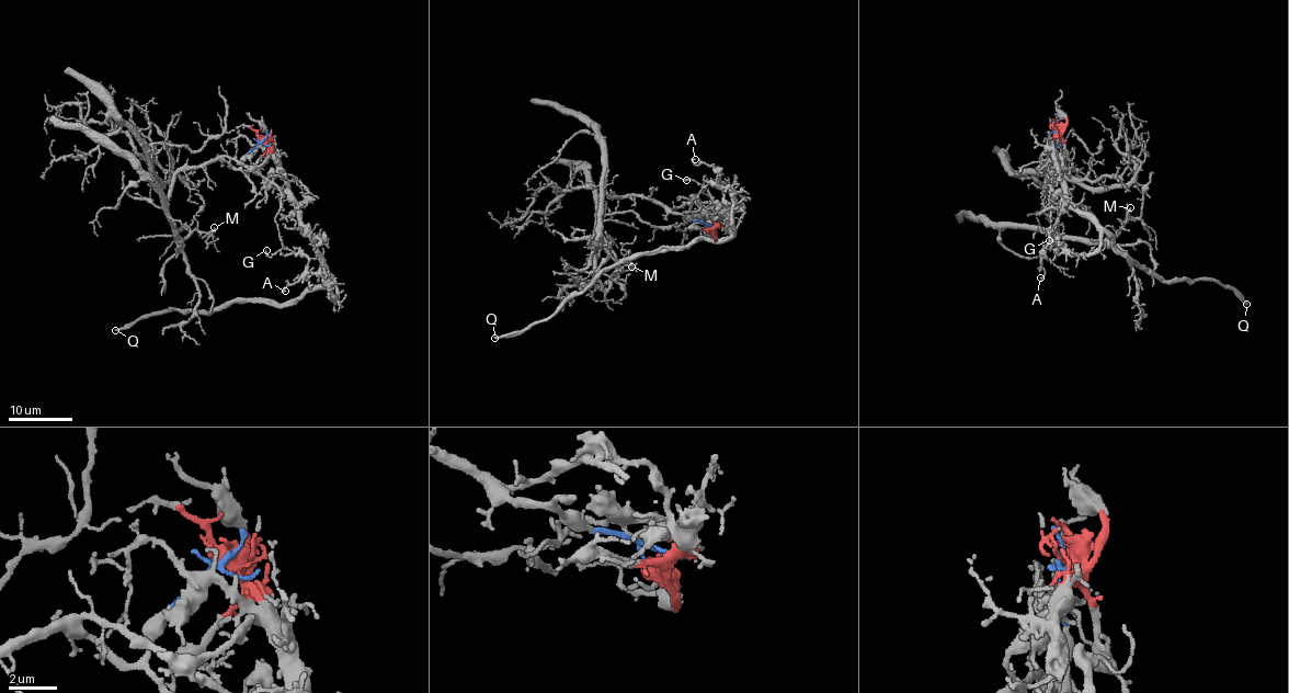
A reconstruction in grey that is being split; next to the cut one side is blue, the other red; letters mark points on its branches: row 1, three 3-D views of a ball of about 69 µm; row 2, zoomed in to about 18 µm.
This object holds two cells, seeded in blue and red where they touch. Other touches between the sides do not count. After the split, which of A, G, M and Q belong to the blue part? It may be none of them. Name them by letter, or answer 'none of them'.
M

